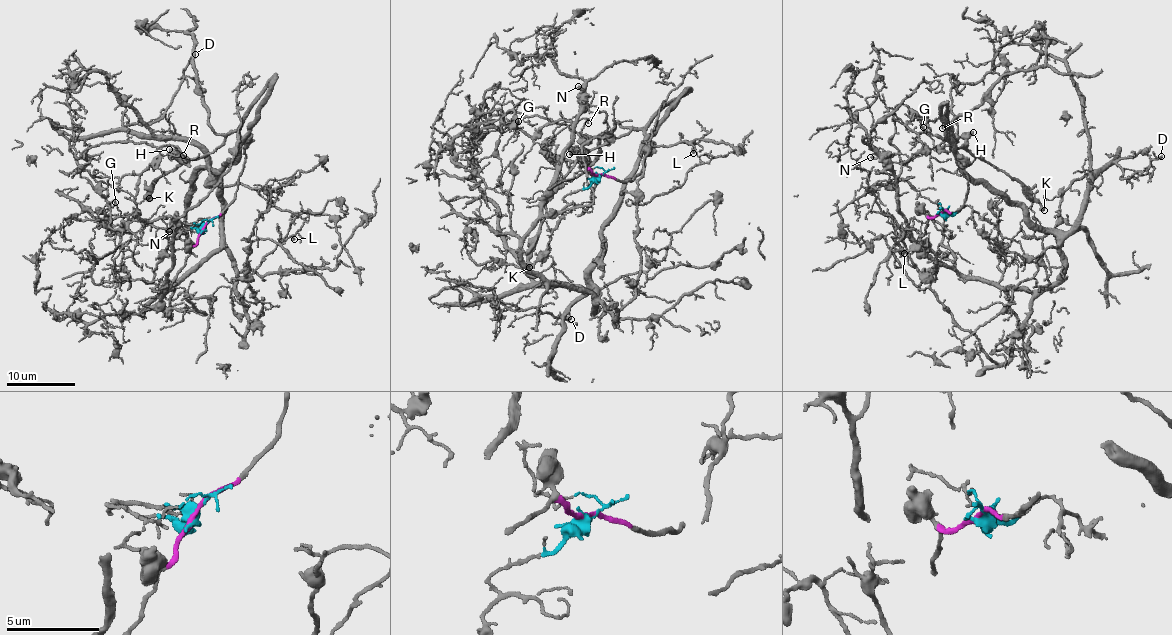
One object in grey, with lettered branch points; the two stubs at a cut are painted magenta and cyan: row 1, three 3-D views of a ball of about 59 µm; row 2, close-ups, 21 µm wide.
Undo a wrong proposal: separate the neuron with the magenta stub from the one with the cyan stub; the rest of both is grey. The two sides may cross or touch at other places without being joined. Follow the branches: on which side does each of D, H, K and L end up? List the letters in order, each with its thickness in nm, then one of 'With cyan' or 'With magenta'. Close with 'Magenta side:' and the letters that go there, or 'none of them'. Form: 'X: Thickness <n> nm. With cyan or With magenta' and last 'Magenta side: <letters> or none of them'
D: Thickness 180 nm. With cyan
H: Thickness 460 nm. With magenta
K: Thickness 480 nm. With magenta
L: Thickness 120 nm. With cyan
Magenta side: H, K

